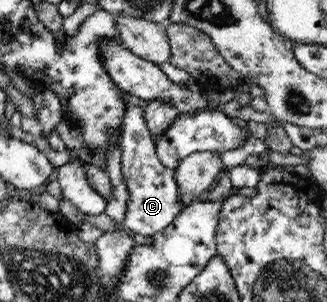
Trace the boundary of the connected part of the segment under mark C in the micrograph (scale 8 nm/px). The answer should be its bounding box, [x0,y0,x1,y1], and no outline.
[120,105,184,237]

